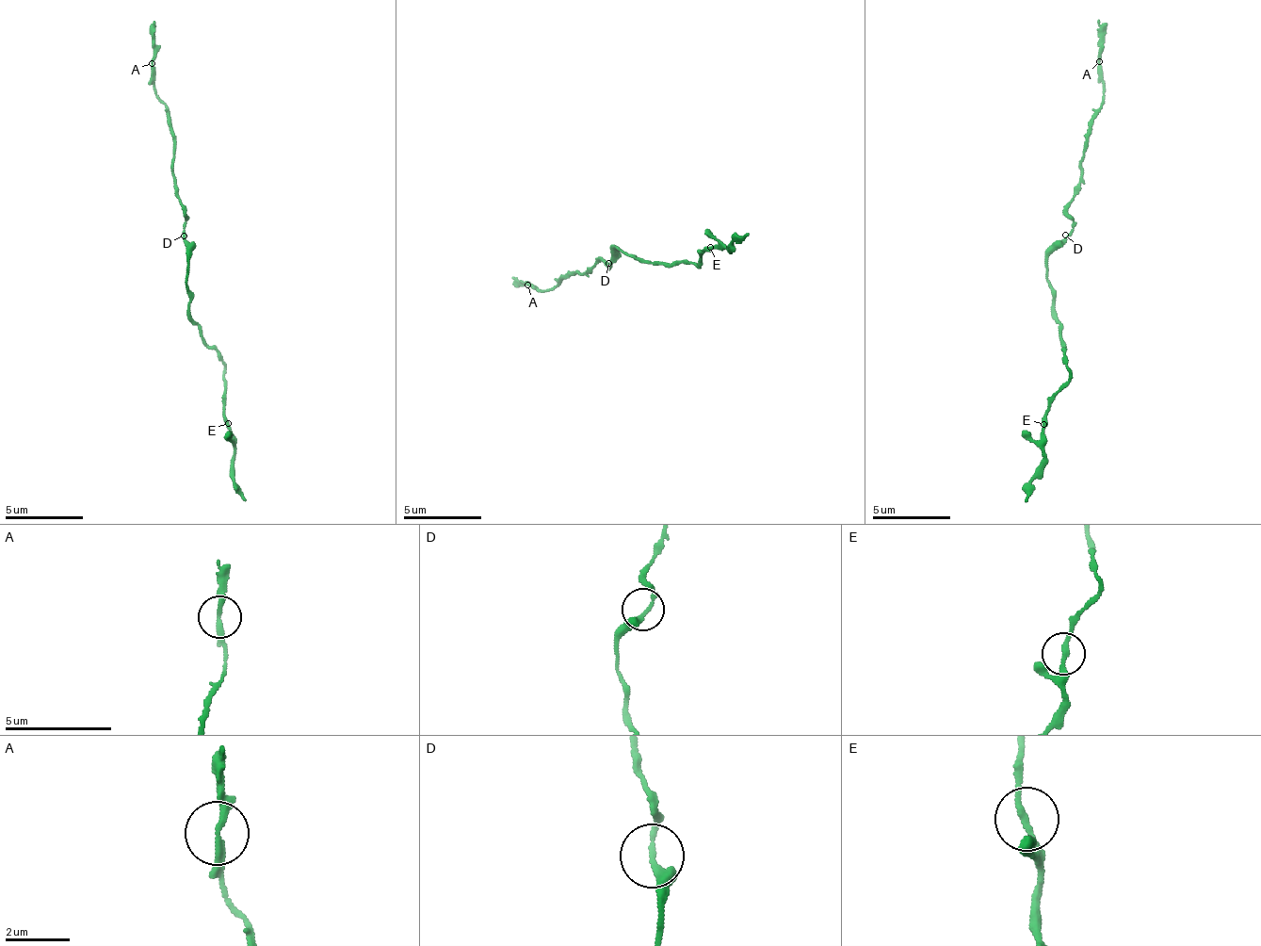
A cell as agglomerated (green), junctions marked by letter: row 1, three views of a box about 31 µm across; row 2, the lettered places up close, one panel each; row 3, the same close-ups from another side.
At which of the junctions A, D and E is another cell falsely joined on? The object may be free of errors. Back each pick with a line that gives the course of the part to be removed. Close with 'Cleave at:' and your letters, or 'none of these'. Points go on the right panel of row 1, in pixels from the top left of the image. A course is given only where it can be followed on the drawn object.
Cleave at: none of these

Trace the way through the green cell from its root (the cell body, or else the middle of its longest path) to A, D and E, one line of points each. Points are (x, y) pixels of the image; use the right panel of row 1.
A: (1046, 262), (1046, 254), (1071, 231), (1067, 207), (1104, 91), (1099, 60)
D: (1046, 262), (1046, 254), (1065, 235)
E: (1046, 262), (1051, 316), (1057, 320), (1067, 354), (1070, 383), (1049, 405), (1042, 425)

